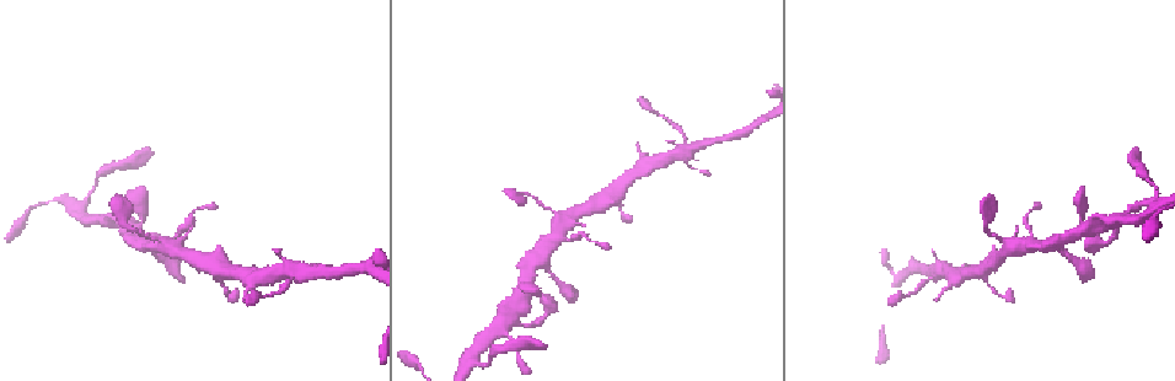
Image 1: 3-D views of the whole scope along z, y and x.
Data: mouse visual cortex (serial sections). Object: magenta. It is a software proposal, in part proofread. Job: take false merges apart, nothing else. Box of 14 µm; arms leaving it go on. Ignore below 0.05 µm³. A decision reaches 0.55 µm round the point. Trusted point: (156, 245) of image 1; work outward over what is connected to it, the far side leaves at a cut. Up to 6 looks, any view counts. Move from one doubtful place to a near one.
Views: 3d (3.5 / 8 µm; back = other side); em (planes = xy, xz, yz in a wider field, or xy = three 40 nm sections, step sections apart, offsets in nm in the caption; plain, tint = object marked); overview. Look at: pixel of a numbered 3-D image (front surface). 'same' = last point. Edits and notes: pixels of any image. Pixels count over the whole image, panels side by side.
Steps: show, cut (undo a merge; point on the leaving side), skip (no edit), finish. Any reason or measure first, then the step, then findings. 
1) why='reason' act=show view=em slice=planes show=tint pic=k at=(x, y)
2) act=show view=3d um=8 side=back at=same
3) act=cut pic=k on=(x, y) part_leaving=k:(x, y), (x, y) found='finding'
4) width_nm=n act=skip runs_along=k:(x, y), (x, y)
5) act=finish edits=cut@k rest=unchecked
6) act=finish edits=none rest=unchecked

why='calibre changes' act=show view=em slice=xy step=3 show=tint pic=1 at=(1081, 211)

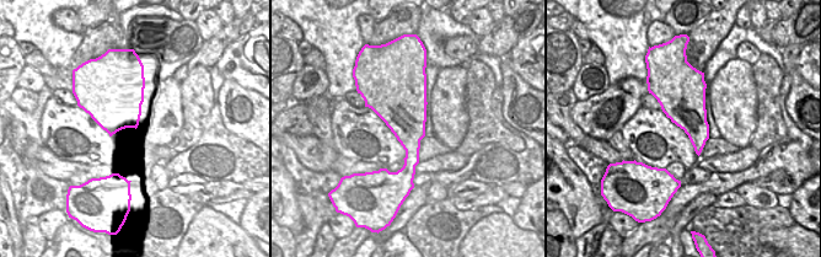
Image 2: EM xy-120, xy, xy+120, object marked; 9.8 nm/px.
why='wider look' act=show view=3d um=3.5 side=back at=same

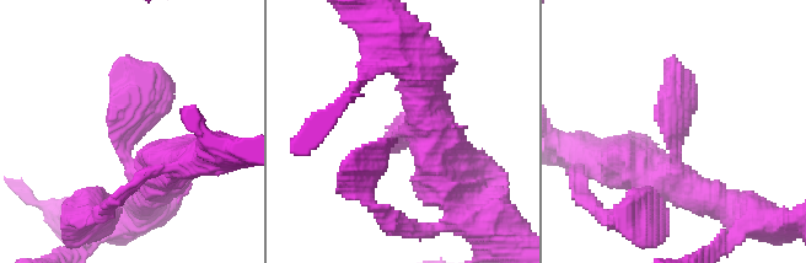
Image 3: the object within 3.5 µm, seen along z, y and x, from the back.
act=skip runs_along=3:(148, 192), (117, 60) found='one cell here'

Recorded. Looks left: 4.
why='sharp bend' act=show view=3d um=3.5 pic=1 at=(1153, 211)

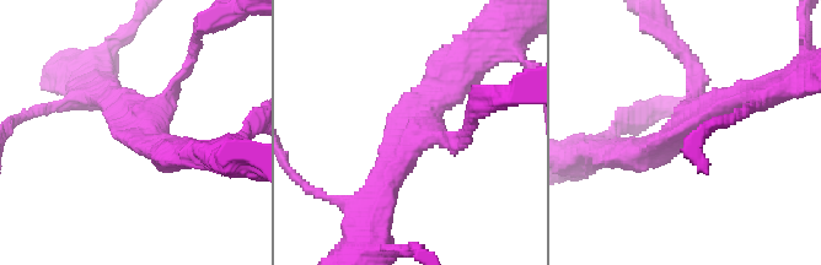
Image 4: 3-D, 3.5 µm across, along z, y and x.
why='shape alone is not enough' act=show view=em slice=xy step=1 show=tint pic=4 at=(417, 136)

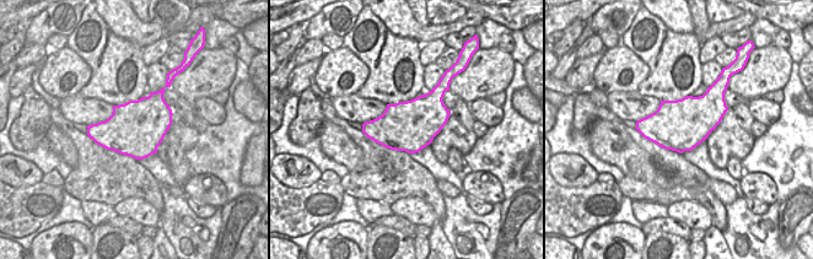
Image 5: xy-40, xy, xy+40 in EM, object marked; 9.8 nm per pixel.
arms=3 arm_widths_nm=150,350,400 act=skip runs_along=4:(632, 152), (688, 123), (688, 59) found='continuous, no second cell'

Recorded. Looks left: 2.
why='thick turns thin' act=show view=3d um=3.5 pic=1 at=(552, 211)

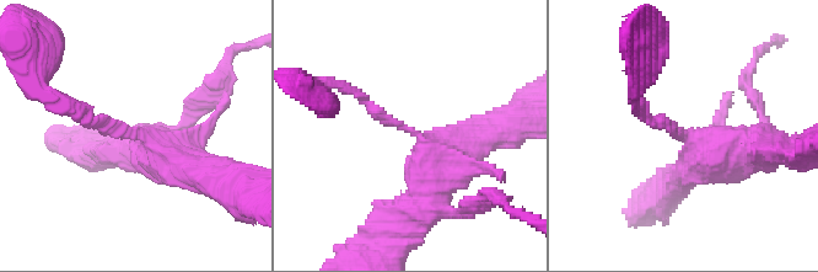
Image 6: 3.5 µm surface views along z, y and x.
arm_widths_nm=150,600 act=show view=em slice=xy step=3 show=tint pic=6 at=(407, 126)

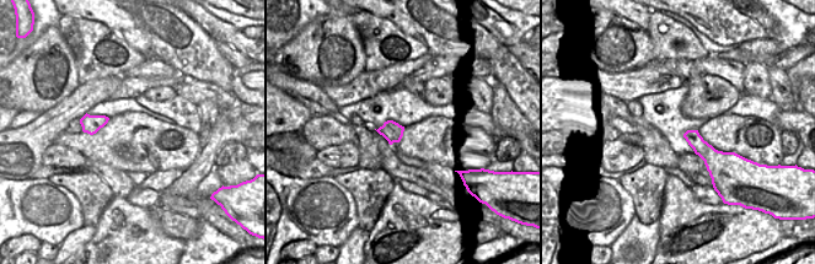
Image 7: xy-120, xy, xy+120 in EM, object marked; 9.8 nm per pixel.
act=skip runs_along=6:(431, 188), (428, 144), (344, 88) found='continuous, no second cell'

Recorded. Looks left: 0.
act=finish edits=none rest=unchecked

